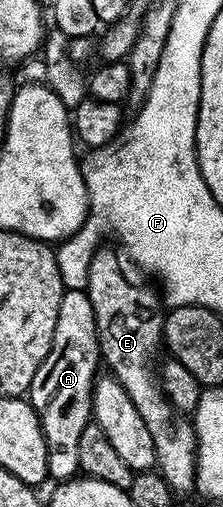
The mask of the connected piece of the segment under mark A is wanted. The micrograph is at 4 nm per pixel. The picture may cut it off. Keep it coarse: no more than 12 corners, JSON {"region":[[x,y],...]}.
{"region":[[85,290],[61,295],[27,399],[57,482],[78,475],[98,379]]}

